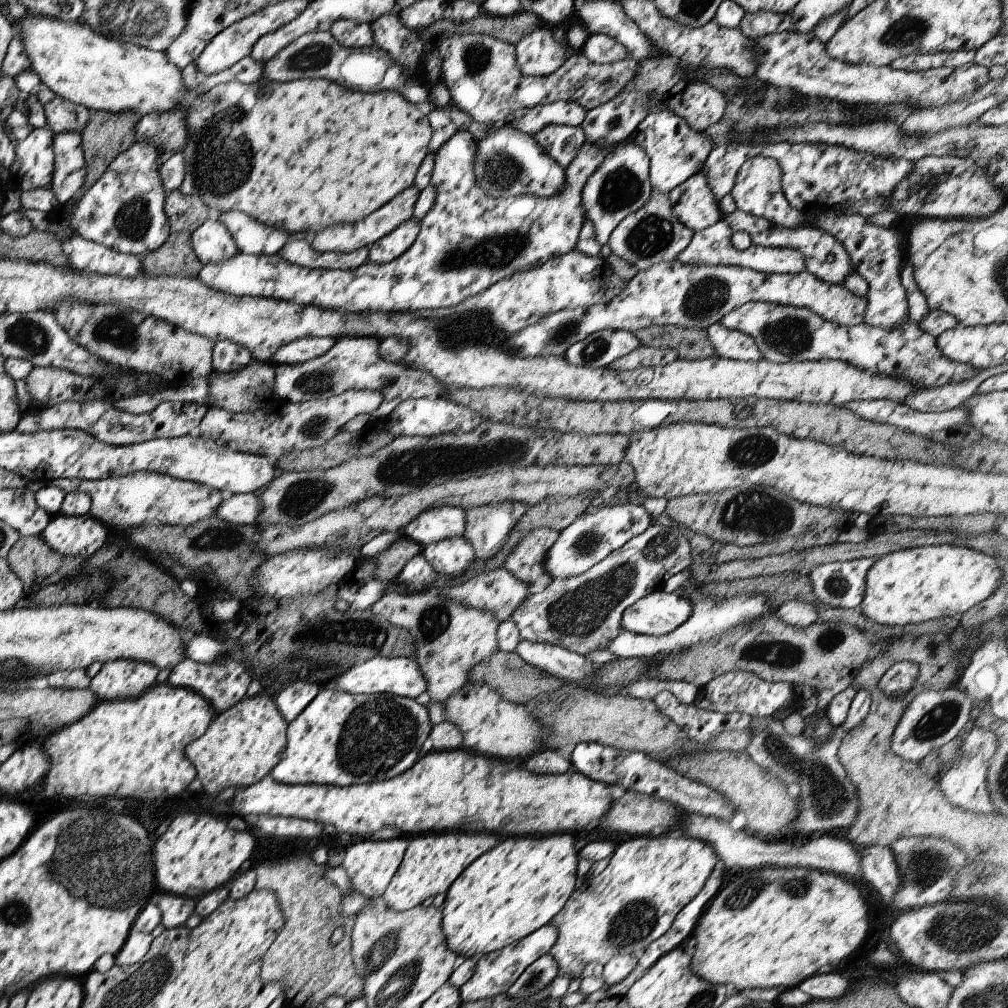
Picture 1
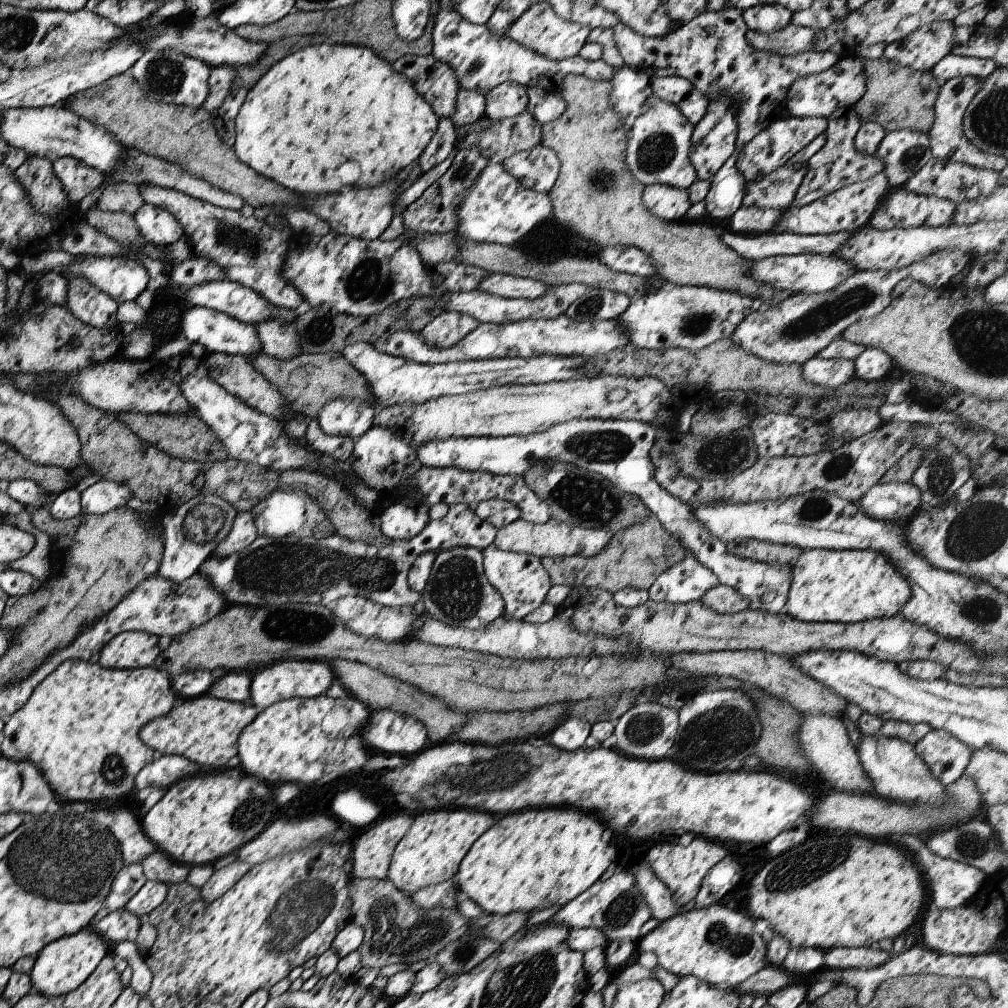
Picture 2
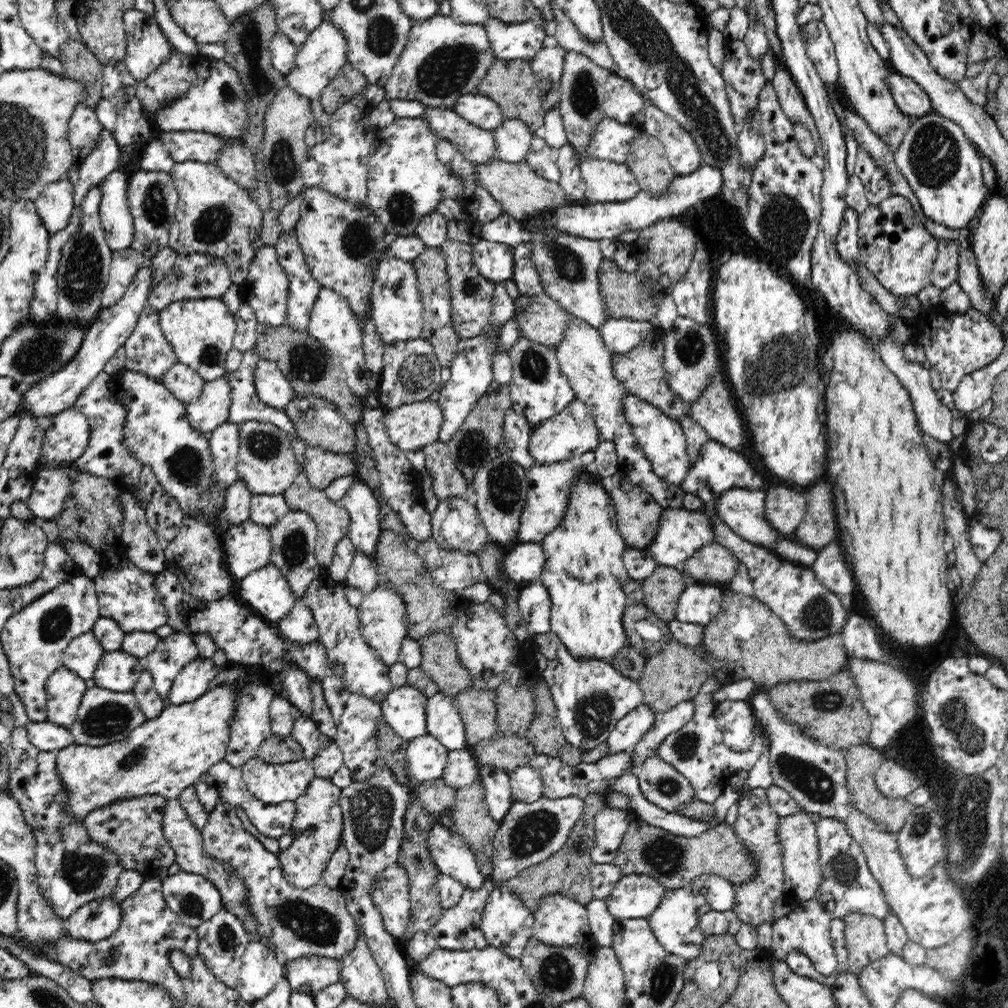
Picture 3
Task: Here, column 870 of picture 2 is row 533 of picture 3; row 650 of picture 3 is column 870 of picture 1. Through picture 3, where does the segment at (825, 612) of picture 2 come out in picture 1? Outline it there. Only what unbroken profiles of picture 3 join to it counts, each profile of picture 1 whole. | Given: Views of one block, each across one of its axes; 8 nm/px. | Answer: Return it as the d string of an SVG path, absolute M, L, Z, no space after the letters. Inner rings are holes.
M944 544L936 546L924 546L924 547L915 547L912 549L903 549L887 556L880 557L879 560L876 560L872 564L872 568L866 572L866 590L864 590L864 600L860 604L861 612L870 618L872 622L876 624L882 624L882 626L905 626L907 624L919 624L921 622L928 623L930 620L936 620L937 618L942 617L951 617L956 618L960 617L972 608L973 606L980 605L985 601L991 594L1000 586L1000 580L1002 580L1003 572L998 566L997 554L994 553L985 553L972 548L966 548L964 546L954 545L954 544Z

